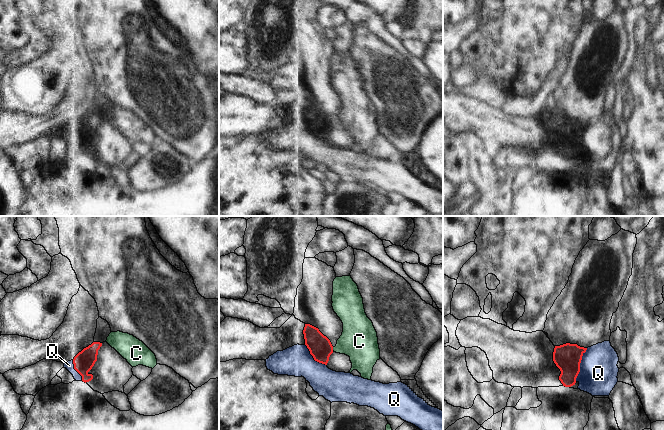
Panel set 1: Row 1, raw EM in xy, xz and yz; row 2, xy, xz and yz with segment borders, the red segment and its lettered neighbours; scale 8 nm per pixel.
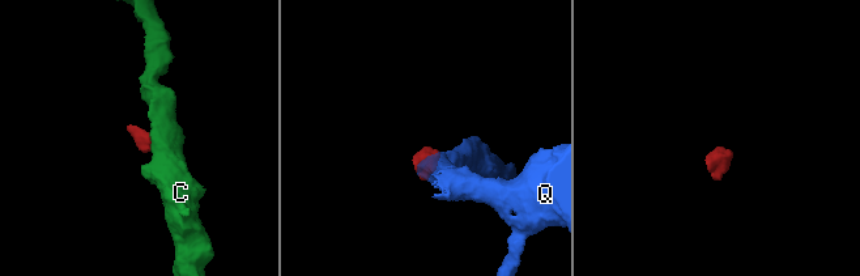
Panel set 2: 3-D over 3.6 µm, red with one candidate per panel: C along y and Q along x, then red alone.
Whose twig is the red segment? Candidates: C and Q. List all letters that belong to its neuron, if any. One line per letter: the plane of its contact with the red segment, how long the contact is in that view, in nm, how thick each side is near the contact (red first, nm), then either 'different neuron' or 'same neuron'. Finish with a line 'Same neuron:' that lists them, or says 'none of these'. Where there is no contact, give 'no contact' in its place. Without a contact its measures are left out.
C: contact in xz; length 30 nm; calibres 190 and 300 nm; different neuron
Q: contact in yz; length 280 nm; calibres 220 and 300 nm; different neuron
Same neuron: none of these

